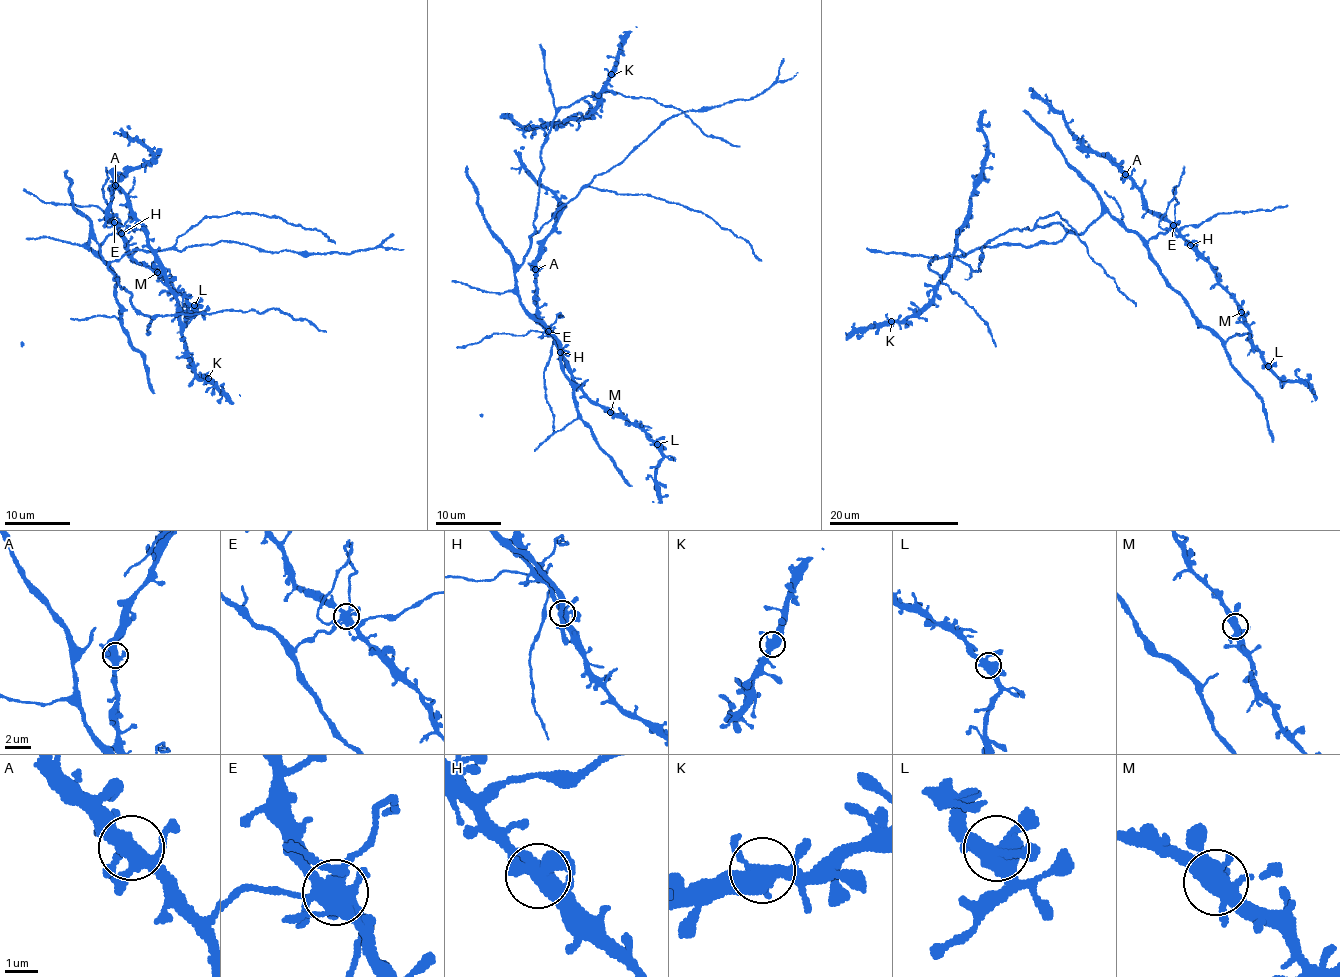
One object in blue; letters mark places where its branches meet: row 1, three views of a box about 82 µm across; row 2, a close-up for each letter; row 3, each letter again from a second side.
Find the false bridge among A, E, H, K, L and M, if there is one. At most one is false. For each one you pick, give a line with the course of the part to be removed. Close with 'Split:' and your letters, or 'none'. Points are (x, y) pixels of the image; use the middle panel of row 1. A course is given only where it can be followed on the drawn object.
Split: none

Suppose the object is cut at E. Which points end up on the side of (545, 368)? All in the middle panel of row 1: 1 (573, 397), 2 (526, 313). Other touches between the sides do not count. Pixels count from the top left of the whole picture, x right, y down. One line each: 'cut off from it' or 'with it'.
1: cut off from it
2: cut off from it

